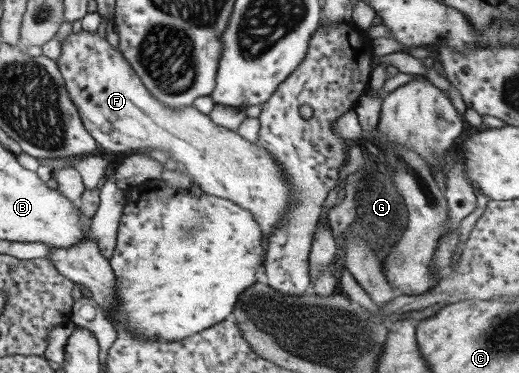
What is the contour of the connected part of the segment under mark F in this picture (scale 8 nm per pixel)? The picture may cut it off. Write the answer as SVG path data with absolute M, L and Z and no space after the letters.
M84 30L80 33L71 33L62 42L62 51L57 64L65 77L65 85L82 114L85 128L94 139L97 139L101 147L114 153L127 154L151 149L169 151L171 159L184 165L185 173L190 176L193 183L199 185L203 193L229 199L253 213L260 224L267 253L269 240L277 231L277 225L281 225L287 218L289 205L295 203L293 200L295 197L293 185L286 181L283 167L266 146L259 141L250 143L236 131L218 125L209 114L205 115L194 106L176 109L154 97L122 50L110 45L110 41L106 41L100 33L88 33Z

